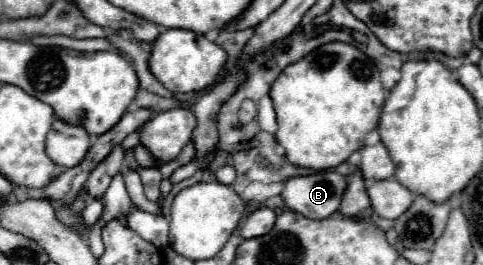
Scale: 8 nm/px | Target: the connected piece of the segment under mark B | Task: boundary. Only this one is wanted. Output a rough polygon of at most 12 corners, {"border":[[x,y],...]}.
{"border":[[347,176],[285,178],[289,210],[321,220],[339,210]]}

